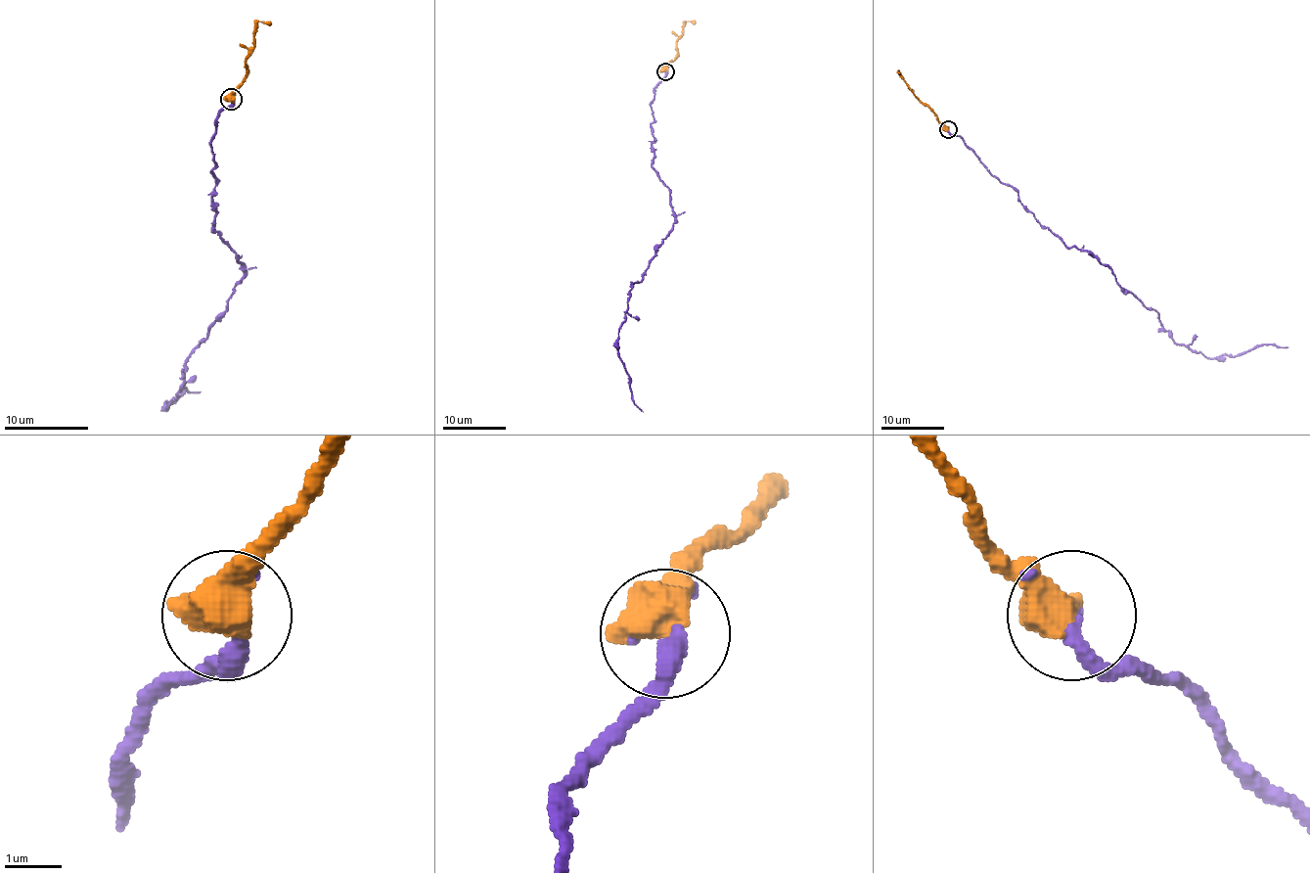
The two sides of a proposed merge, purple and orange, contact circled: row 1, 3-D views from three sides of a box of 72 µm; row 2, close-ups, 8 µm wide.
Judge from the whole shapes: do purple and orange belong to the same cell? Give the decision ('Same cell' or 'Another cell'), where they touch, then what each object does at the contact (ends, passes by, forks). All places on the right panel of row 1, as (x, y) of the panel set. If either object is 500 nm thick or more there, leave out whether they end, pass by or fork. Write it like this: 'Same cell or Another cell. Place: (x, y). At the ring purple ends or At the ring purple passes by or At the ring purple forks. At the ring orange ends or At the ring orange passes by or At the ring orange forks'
Same cell. Place: (948, 129)

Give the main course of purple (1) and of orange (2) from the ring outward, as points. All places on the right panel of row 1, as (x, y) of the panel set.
1: (947, 130), (1009, 183), (1043, 226), (1069, 248), (1088, 251), (1151, 307), (1176, 344), (1206, 357), (1287, 348)
2: (947, 128), (897, 71), (900, 71)

